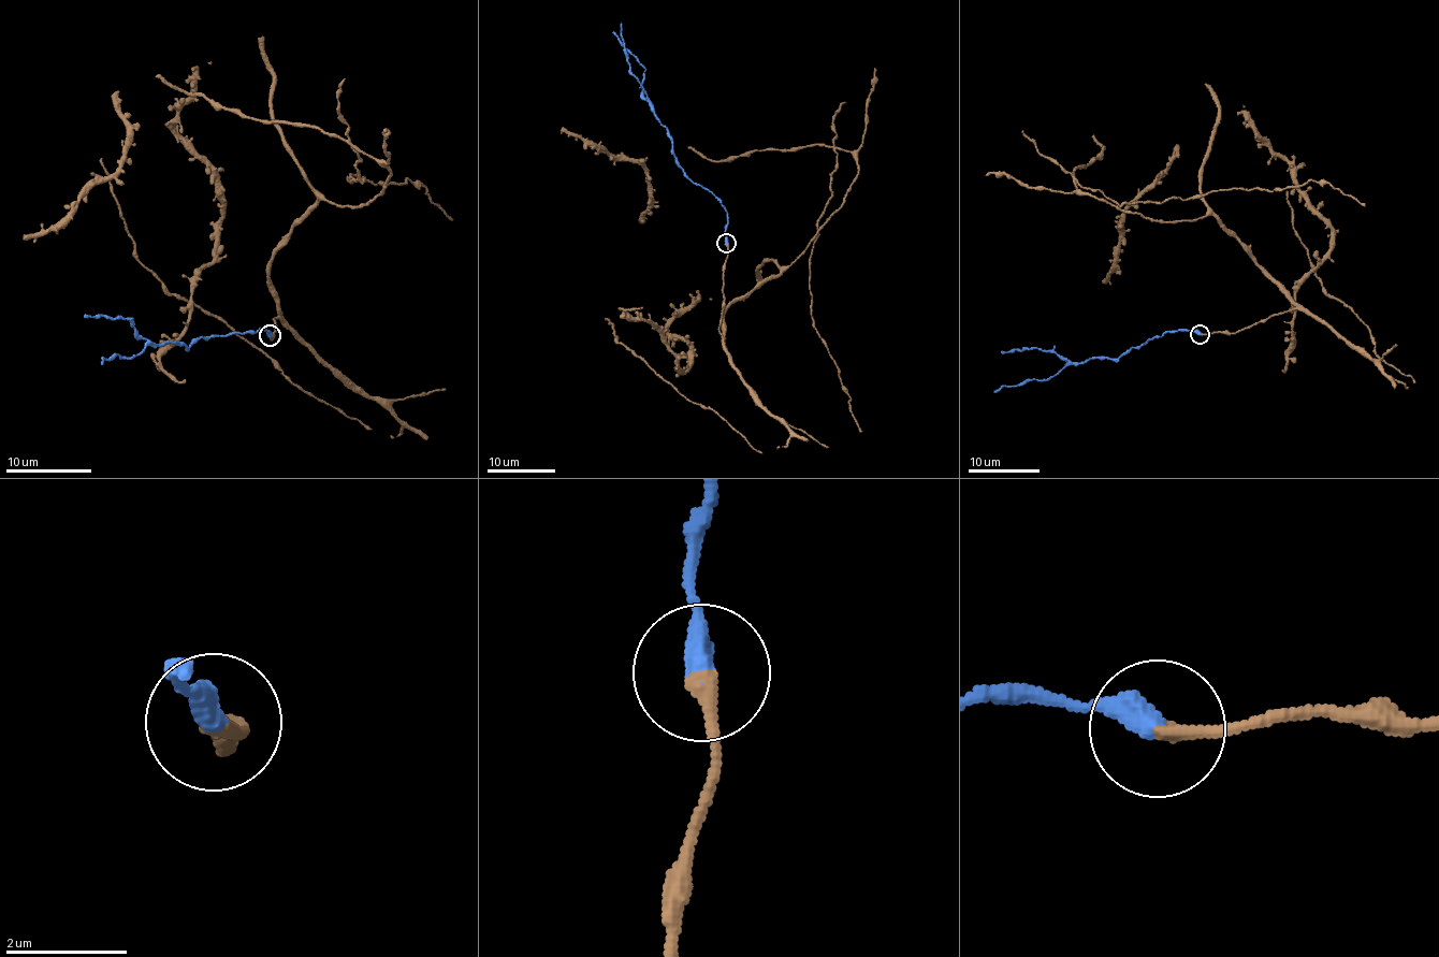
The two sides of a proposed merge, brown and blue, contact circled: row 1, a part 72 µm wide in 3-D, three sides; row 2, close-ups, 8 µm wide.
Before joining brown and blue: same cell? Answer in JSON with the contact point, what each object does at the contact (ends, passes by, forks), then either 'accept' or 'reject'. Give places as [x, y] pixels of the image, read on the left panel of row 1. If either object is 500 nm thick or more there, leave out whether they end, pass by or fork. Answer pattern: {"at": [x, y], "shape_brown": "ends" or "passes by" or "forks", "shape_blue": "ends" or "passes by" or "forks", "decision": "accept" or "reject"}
{"at": [270, 335], "shape_brown": "ends", "shape_blue": "ends", "decision": "accept"}

